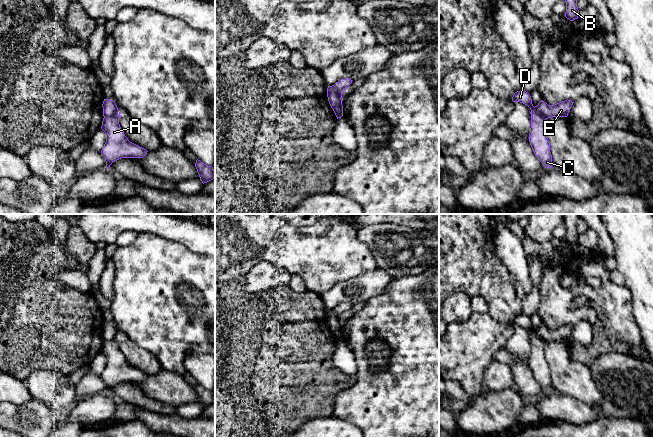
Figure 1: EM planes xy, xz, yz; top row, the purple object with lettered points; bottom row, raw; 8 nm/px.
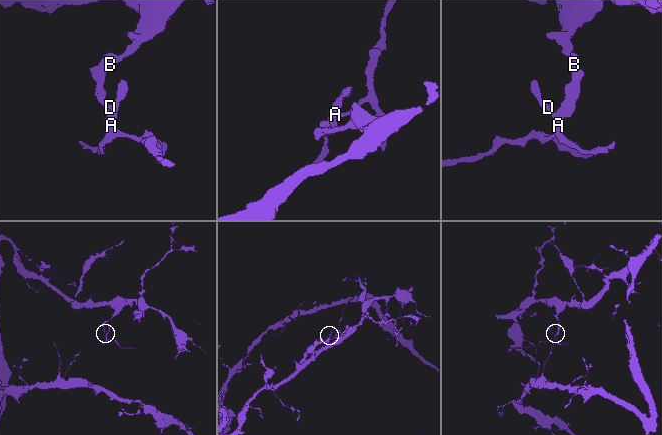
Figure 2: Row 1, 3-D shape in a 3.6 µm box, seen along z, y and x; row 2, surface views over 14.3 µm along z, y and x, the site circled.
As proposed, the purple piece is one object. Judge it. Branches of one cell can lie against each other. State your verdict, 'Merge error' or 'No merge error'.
Merge error

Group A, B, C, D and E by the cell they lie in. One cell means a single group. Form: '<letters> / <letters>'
A C D / B E

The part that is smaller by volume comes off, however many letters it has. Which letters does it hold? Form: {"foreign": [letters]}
{"foreign": ["A", "C", "D"]}

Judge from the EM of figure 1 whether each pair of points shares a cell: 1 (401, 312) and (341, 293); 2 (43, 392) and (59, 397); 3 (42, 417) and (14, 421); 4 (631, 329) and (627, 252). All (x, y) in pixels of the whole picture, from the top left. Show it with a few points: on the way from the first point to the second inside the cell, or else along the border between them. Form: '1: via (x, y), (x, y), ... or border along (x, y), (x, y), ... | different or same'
1: border along (386, 287), (383, 292), (370, 297), (365, 302) | different
2: via (47, 392), (55, 394) | same
3: via (35, 419), (21, 419) | same
4: border along (624, 284), (630, 292), (632, 312) | different

